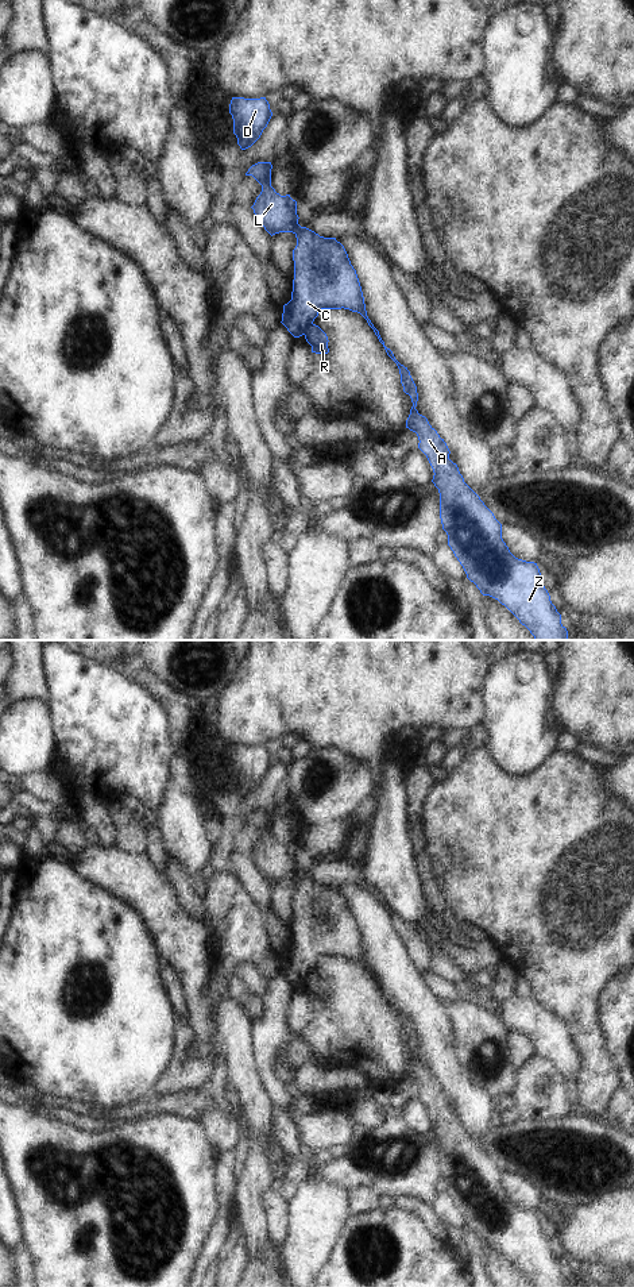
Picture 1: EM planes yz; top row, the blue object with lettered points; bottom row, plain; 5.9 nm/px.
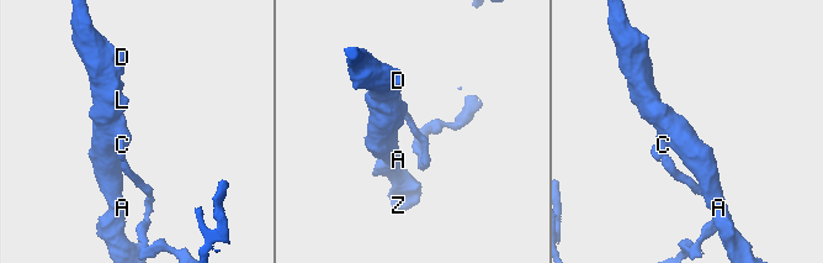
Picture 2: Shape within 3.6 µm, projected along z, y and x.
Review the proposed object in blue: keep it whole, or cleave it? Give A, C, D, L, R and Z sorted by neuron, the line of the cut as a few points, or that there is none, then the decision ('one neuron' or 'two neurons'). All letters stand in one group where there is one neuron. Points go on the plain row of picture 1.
groups A C D L Z / R; cut yz (312, 971), (302, 982); two neurons

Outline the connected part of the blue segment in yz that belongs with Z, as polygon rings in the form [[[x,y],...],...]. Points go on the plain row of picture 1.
[[[258,810],[246,824],[252,824],[262,833],[262,840],[251,855],[258,870],[271,885],[293,881],[297,886],[293,898],[291,948],[283,953],[281,971],[294,986],[299,986],[321,957],[344,956],[367,968],[387,1003],[397,1012],[403,1040],[411,1047],[406,1076],[417,1082],[418,1097],[433,1117],[432,1130],[440,1141],[442,1178],[467,1226],[483,1244],[505,1253],[534,1287],[568,1287],[568,1279],[542,1232],[537,1211],[518,1207],[510,1201],[502,1187],[502,1172],[464,1130],[457,1113],[449,1107],[446,1091],[415,1057],[417,1034],[407,1016],[395,1007],[368,967],[362,935],[344,894],[336,886],[320,885],[298,872],[297,849],[290,843],[281,844],[275,840],[271,835],[271,817],[271,810]]]

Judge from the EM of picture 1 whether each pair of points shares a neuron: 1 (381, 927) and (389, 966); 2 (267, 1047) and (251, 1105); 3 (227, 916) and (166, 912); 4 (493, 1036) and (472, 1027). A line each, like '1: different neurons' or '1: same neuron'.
1: same neuron
2: different neurons
3: same neuron
4: same neuron

